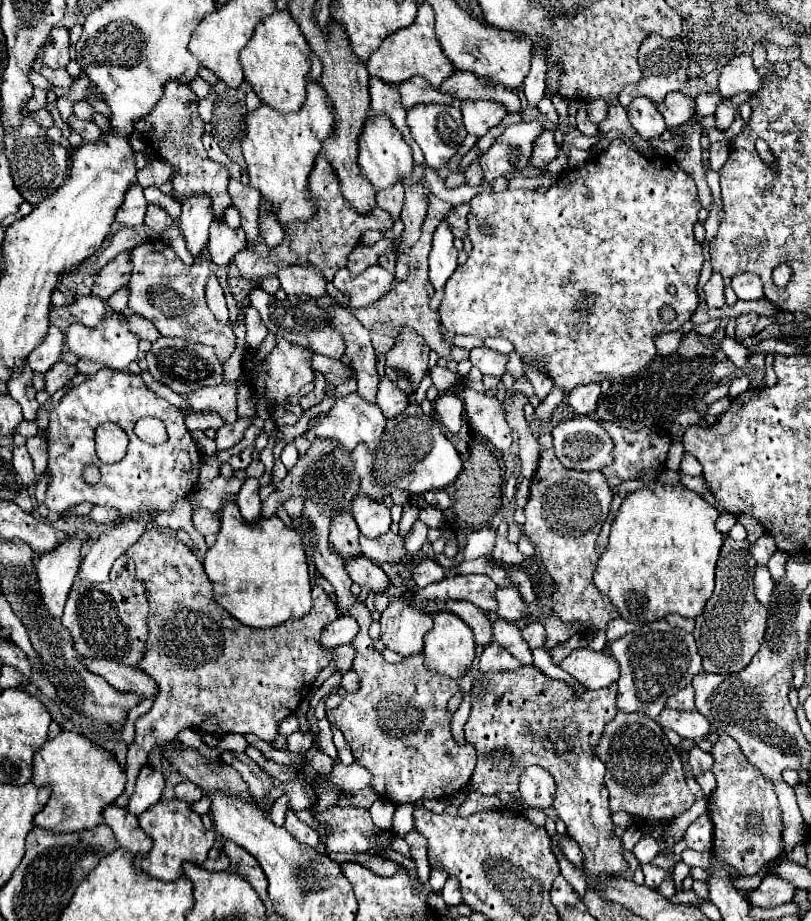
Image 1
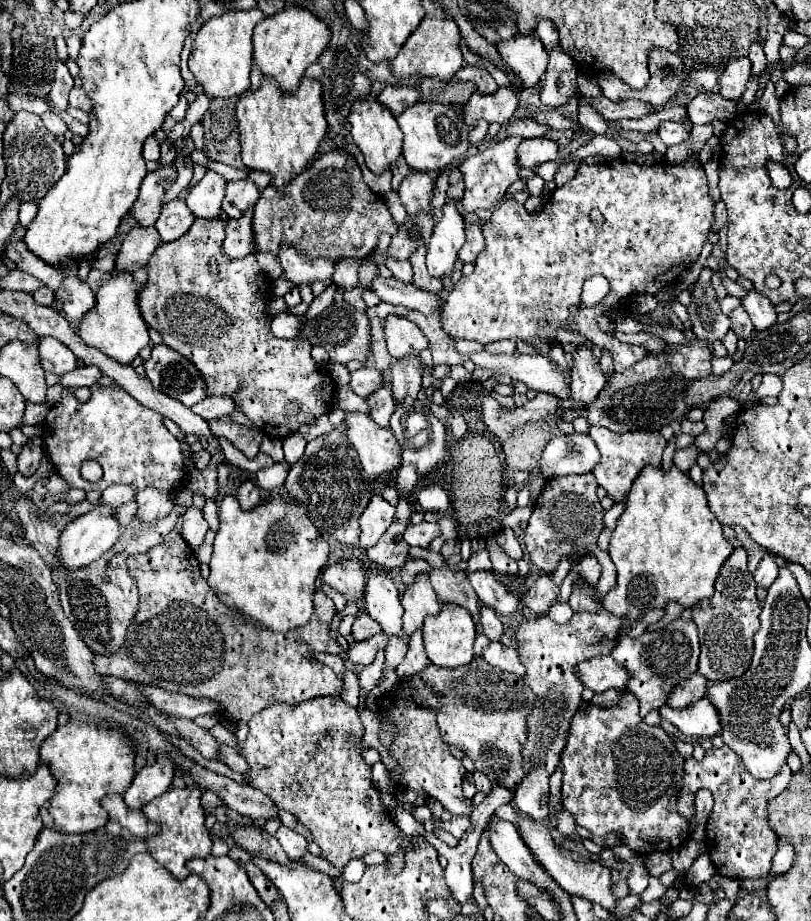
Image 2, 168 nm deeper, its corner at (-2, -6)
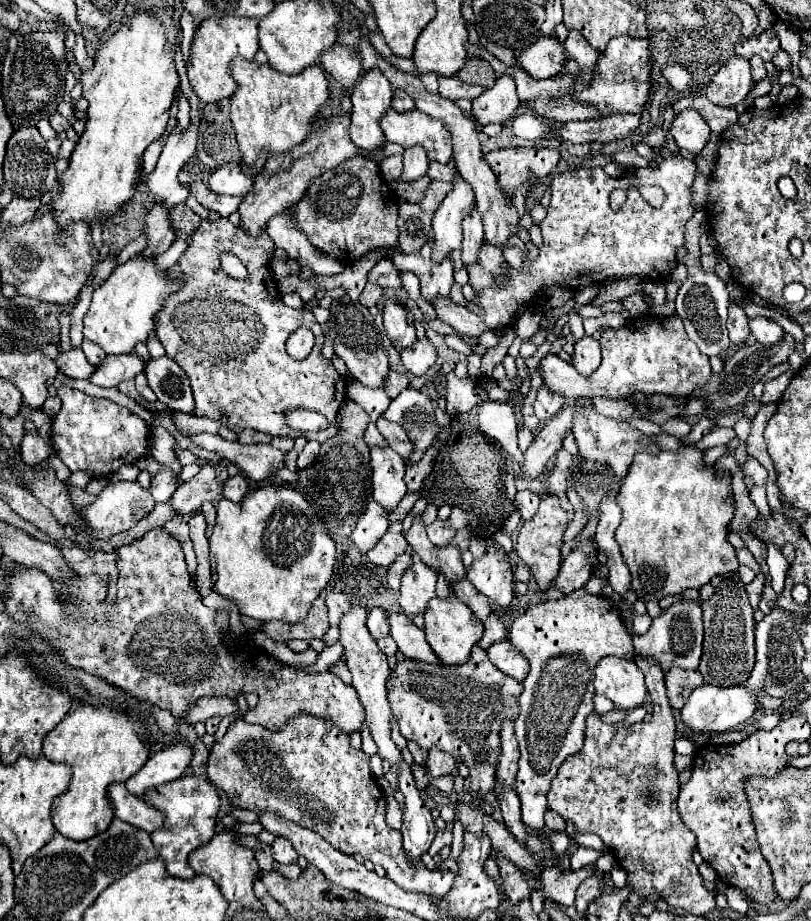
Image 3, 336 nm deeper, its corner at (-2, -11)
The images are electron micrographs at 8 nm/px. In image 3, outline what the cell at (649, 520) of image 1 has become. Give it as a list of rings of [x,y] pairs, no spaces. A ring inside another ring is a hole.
[[[681,442],[677,452],[639,452],[619,488],[617,504],[623,518],[617,528],[617,542],[631,570],[633,590],[645,602],[657,600],[657,588],[661,596],[681,596],[689,588],[701,588],[719,572],[733,572],[739,568],[735,548],[727,540],[727,528],[735,512],[731,474],[725,472],[719,476],[715,466],[703,464],[703,454],[703,450],[685,442]]]

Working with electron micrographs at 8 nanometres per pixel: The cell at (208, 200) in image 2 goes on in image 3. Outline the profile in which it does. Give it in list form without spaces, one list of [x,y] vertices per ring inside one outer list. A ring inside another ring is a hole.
[[[229,162],[209,176],[207,186],[211,186],[211,192],[215,192],[215,194],[245,196],[253,188],[253,182],[255,182],[255,178],[245,176],[241,162]]]

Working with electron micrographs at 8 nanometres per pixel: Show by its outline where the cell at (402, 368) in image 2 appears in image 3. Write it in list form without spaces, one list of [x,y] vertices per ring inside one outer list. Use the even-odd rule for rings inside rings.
[[[427,338],[415,340],[415,344],[401,350],[401,360],[413,376],[421,376],[435,364],[437,350]]]

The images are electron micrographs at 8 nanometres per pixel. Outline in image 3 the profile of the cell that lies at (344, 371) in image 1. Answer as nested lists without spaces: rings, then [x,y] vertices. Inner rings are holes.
[[[391,372],[389,374],[387,384],[385,384],[385,392],[387,392],[389,398],[399,396],[407,388],[409,388],[409,376],[407,374],[401,374],[401,372]]]

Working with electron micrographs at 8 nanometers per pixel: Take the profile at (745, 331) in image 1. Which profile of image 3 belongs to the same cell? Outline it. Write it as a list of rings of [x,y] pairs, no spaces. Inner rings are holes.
[[[733,302],[729,304],[727,328],[729,328],[729,338],[731,338],[733,344],[741,344],[751,334],[749,332],[749,320],[747,320],[745,312],[737,304],[733,304]]]

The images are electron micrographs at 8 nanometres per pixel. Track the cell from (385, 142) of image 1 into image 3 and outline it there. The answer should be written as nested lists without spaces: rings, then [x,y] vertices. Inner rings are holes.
[[[379,68],[363,74],[355,84],[351,92],[353,110],[351,110],[349,134],[359,148],[373,152],[375,148],[385,144],[379,120],[383,112],[391,110],[391,98],[393,98],[393,88],[389,80],[379,72]]]

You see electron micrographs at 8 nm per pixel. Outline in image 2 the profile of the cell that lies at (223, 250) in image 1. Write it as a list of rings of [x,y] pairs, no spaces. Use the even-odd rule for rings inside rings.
[[[253,209],[243,215],[243,219],[229,219],[225,225],[225,241],[223,241],[223,255],[233,259],[243,259],[251,253],[251,215]]]

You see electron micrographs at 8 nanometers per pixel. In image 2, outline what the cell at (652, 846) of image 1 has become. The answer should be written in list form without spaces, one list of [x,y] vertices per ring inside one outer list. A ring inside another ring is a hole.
[[[625,845],[623,847],[613,847],[613,851],[623,861],[627,861],[629,867],[631,867],[631,871],[627,875],[627,885],[629,885],[631,893],[641,895],[647,889],[647,883],[649,883],[649,869],[645,865],[645,857],[639,855],[639,853],[635,853],[635,851],[631,851],[631,849],[627,849]]]

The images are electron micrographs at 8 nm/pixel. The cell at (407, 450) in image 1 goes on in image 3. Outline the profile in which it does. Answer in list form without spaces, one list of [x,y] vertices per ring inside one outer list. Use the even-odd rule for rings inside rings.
[[[407,388],[391,400],[389,408],[383,412],[383,418],[401,424],[417,450],[427,450],[439,434],[431,398],[413,388]]]

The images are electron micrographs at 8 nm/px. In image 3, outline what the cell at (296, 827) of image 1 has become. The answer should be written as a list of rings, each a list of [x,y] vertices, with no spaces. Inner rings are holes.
[[[275,838],[271,850],[273,850],[275,862],[279,862],[279,864],[295,864],[297,862],[297,852],[291,846],[291,842],[285,838]]]

